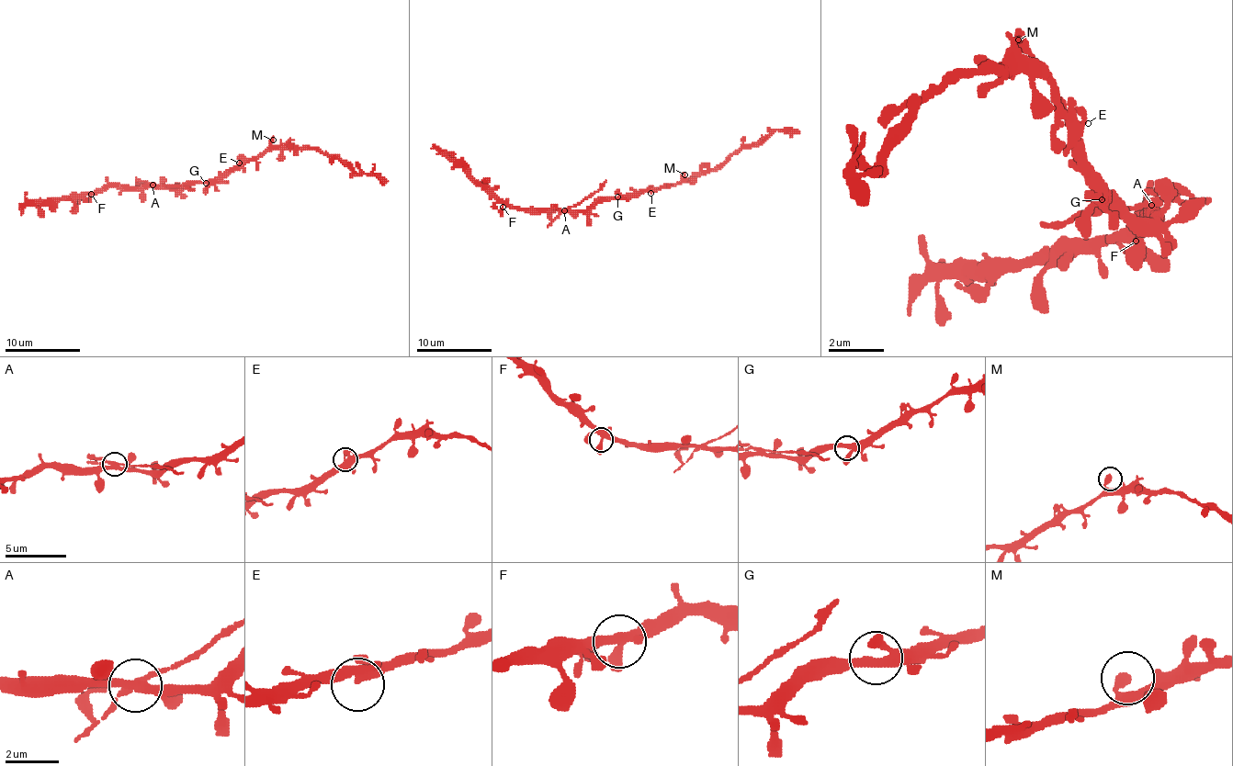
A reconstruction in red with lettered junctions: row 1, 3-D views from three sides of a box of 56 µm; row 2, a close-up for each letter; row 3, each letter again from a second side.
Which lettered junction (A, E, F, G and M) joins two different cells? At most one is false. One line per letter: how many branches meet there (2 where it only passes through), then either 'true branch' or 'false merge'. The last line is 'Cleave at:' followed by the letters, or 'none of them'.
A: branches 4; false merge
E: branches 4; true branch
F: branches 5; true branch
G: branches 3; true branch
M: branches 1; true branch
Cleave at: A

